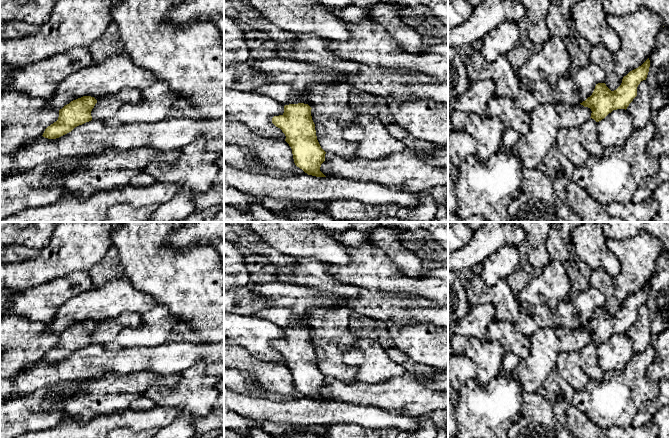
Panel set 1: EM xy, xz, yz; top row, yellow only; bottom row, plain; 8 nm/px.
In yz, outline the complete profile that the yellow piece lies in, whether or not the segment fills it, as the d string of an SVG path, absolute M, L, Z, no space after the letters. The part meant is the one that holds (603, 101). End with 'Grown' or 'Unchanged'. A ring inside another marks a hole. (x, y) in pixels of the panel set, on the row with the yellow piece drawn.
M649 58L638 68L623 77L621 85L611 91L605 83L598 83L590 97L580 103L591 109L591 117L596 122L604 119L609 113L617 109L627 109L637 96L637 87L646 80L650 67Z. Unchanged

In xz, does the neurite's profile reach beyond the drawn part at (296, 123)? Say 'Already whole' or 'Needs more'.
Needs more

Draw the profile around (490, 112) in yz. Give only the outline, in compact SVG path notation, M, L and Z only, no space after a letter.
M493 96L487 103L486 116L498 116L506 128L512 128L519 135L526 133L530 128L530 113L514 105L514 100L508 97Z

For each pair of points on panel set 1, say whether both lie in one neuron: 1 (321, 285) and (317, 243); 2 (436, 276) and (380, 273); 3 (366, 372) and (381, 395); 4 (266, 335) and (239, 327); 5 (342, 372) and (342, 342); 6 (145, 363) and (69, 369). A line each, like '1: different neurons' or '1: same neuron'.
1: different neurons
2: same neuron
3: different neurons
4: same neuron
5: same neuron
6: same neuron

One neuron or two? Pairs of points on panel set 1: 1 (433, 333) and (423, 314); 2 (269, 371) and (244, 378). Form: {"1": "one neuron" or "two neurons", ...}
{"1": "two neurons", "2": "two neurons"}

